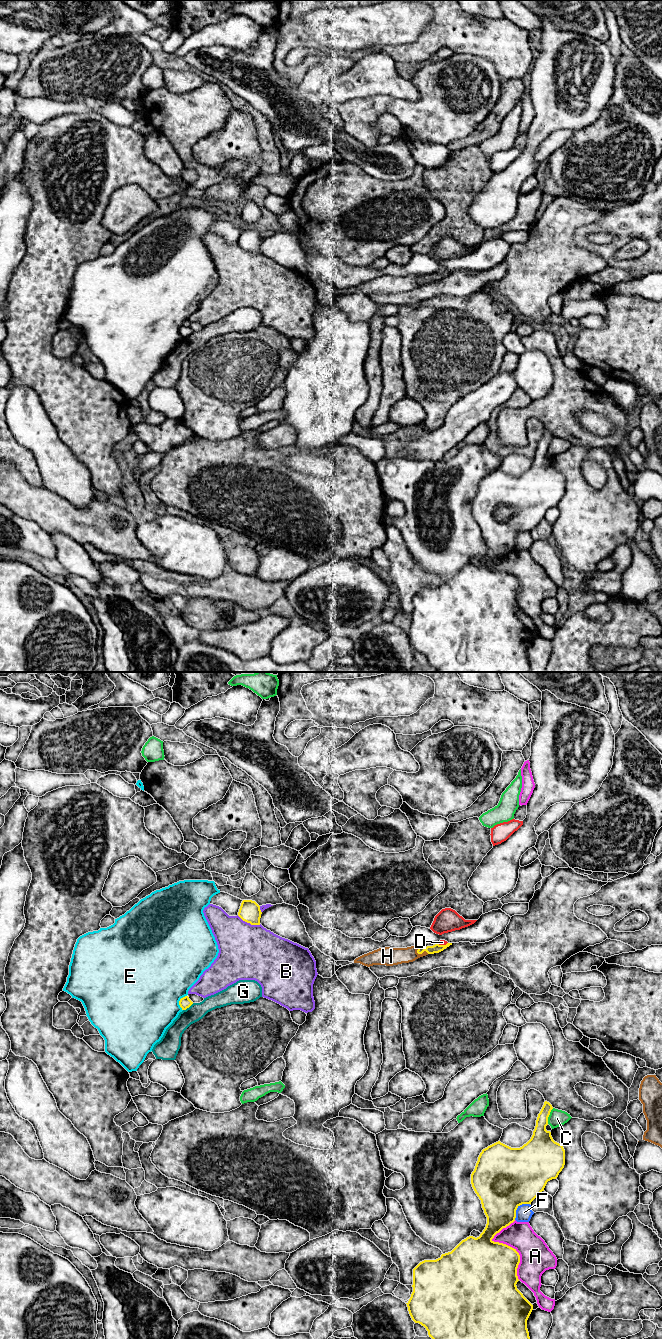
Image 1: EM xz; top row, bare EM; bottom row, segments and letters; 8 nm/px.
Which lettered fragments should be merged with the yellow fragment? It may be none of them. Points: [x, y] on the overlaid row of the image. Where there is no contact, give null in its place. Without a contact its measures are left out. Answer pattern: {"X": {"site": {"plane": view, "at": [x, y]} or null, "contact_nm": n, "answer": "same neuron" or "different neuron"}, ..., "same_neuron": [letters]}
{"A": {"site": {"plane": "xz", "at": [507, 1245]}, "contact_nm": 480, "answer": "different neuron"}, "B": {"site": {"plane": "xz", "at": [249, 922]}, "contact_nm": 200, "answer": "different neuron"}, "C": {"site": {"plane": "xz", "at": [548, 1116]}, "contact_nm": 140, "answer": "different neuron"}, "D": {"site": {"plane": "xz", "at": [442, 945]}, "contact_nm": 90, "answer": "different neuron"}, "E": {"site": {"plane": "xz", "at": [179, 1002]}, "contact_nm": 130, "answer": "different neuron"}, "F": {"site": {"plane": "xz", "at": [517, 1207]}, "contact_nm": 180, "answer": "different neuron"}, "G": {"site": {"plane": "xz", "at": [188, 1007]}, "contact_nm": 110, "answer": "different neuron"}, "H": {"site": {"plane": "xz", "at": [420, 953]}, "contact_nm": 110, "answer": "different neuron"}, "same_neuron": []}

